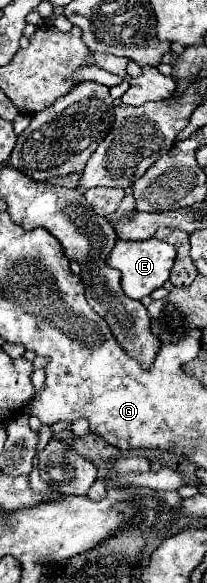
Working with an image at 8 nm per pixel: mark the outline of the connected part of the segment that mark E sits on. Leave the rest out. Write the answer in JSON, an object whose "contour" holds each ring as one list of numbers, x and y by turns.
{"contour":[[151,237,147,241,117,241,115,247,111,249,111,253,107,255,107,263,113,269,121,271,123,291,131,299,143,299,153,289,159,289,169,279,173,261,175,261,175,247,165,241,159,241,155,237]]}

